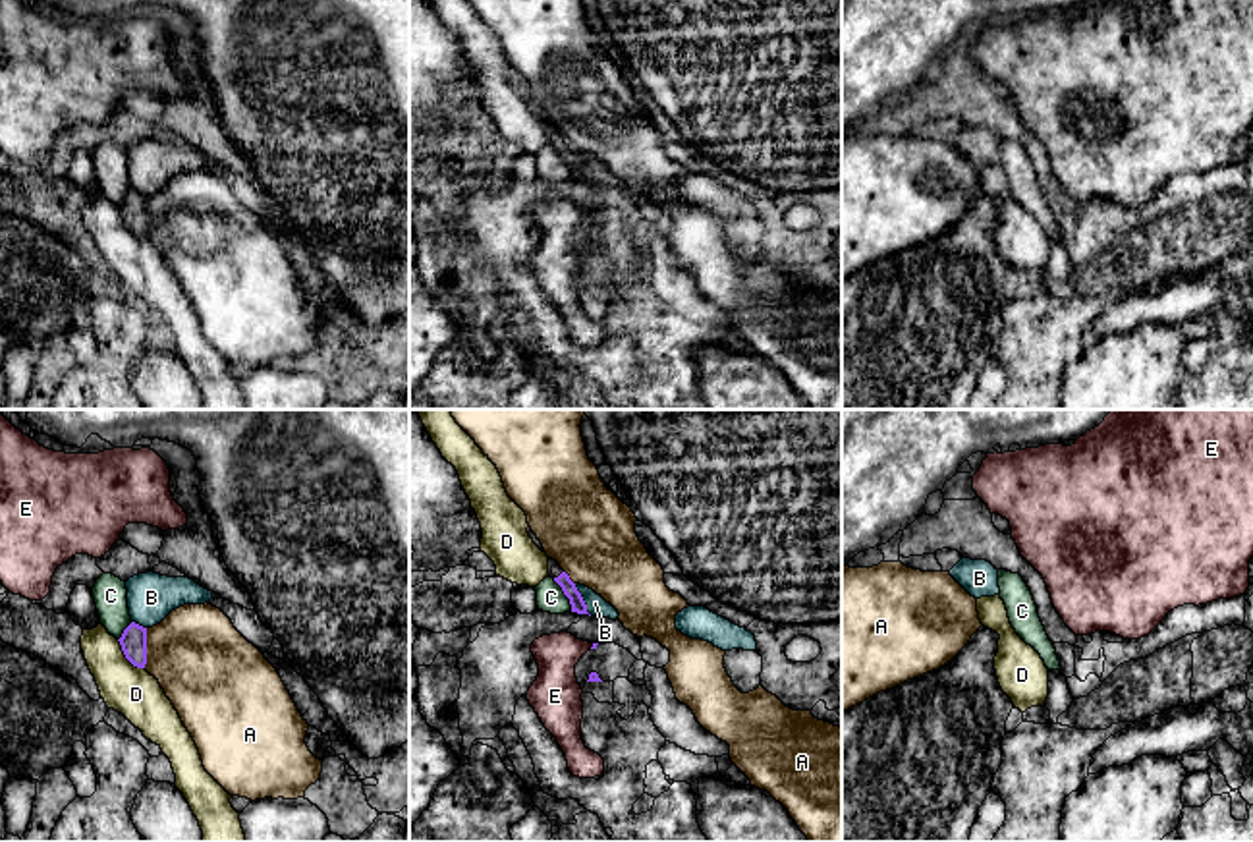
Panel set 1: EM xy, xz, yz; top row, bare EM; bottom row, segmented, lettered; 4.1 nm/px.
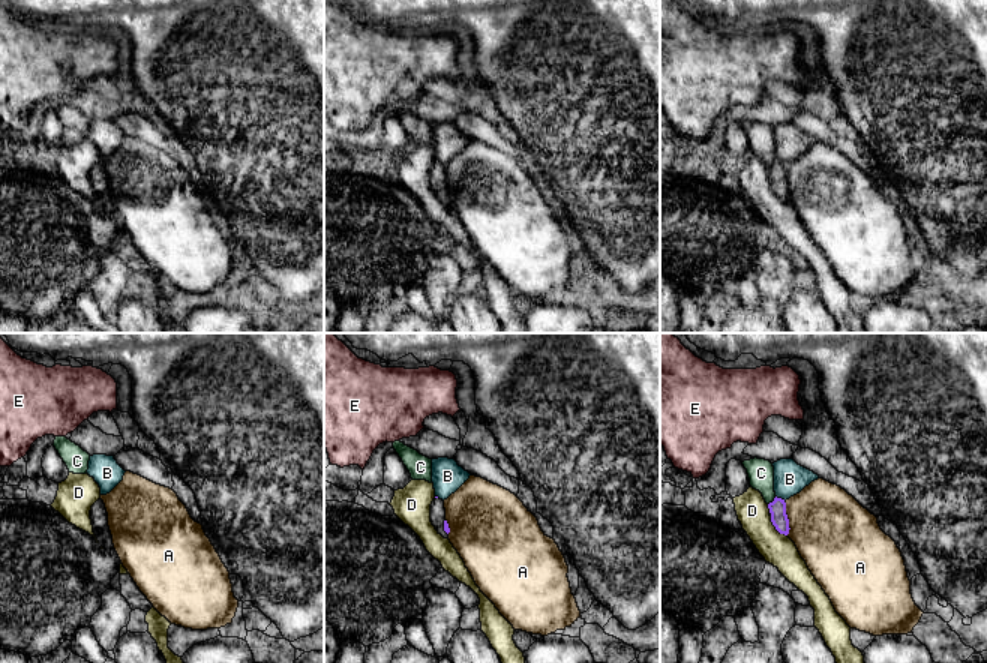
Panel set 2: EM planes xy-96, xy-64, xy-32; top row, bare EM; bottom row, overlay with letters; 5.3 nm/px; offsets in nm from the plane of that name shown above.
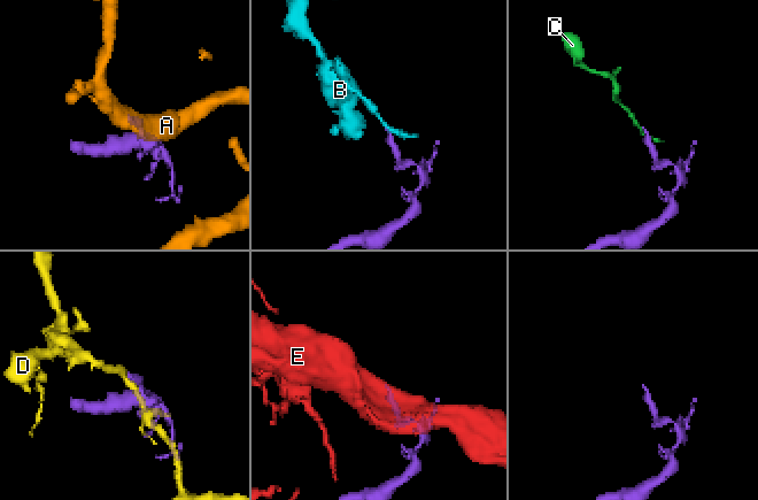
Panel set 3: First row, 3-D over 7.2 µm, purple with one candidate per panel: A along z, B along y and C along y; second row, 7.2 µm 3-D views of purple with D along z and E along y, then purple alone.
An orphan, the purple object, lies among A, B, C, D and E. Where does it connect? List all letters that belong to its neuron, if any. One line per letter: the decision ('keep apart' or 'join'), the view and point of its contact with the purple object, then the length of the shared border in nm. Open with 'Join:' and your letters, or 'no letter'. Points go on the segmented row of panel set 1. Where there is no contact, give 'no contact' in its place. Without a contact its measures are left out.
Join: no letter
A: keep apart; contact xy (145, 647); length 170 nm
B: keep apart; contact xz (582, 599); length 150 nm
C: keep apart; contact xz (564, 593); length 170 nm
D: keep apart; contact xy (126, 657); length 170 nm
E: keep apart; contact xz (593, 645); length 30 nm

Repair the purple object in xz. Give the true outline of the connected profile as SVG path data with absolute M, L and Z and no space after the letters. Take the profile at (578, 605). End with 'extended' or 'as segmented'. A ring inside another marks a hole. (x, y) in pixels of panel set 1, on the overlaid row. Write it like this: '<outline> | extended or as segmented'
M548 558L548 575L562 587L564 595L570 599L571 612L589 614L587 604L585 604L581 593L577 591L575 583L560 568L560 564L552 558Z | extended

